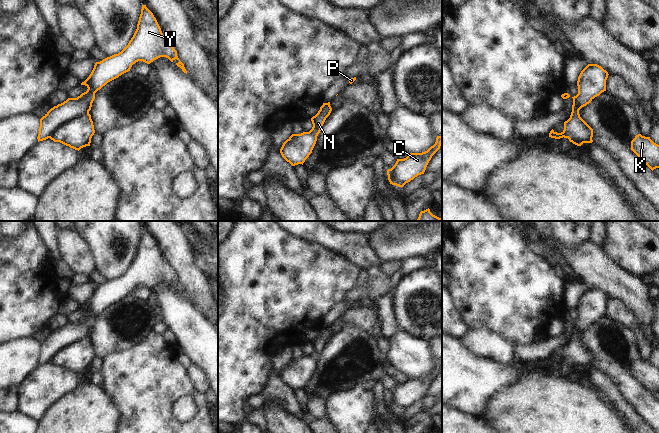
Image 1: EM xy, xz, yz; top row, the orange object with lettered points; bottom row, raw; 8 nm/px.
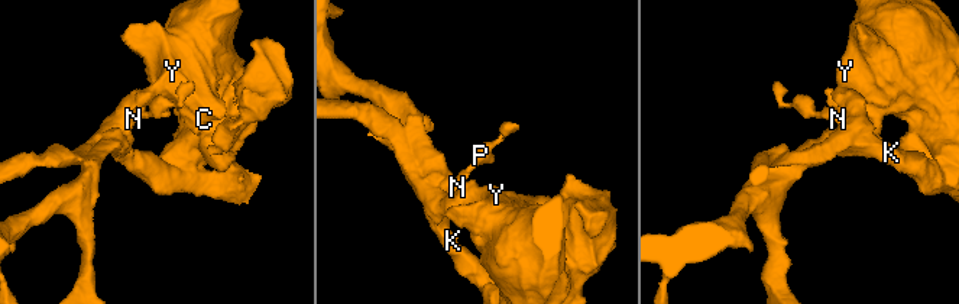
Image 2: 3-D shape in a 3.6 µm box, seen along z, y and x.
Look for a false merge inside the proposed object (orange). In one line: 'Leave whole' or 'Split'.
Split

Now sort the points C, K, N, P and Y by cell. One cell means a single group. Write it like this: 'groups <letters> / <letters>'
groups C Y / K N P

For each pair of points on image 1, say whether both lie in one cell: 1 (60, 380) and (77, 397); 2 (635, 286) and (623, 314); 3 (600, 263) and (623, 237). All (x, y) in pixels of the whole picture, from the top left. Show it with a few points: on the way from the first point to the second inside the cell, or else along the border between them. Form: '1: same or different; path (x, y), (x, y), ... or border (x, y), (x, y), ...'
1: different; border (81, 381), (52, 404)
2: different; border (609, 297), (619, 299), (634, 314), (637, 320)
3: different; border (602, 248), (608, 256), (625, 269)

